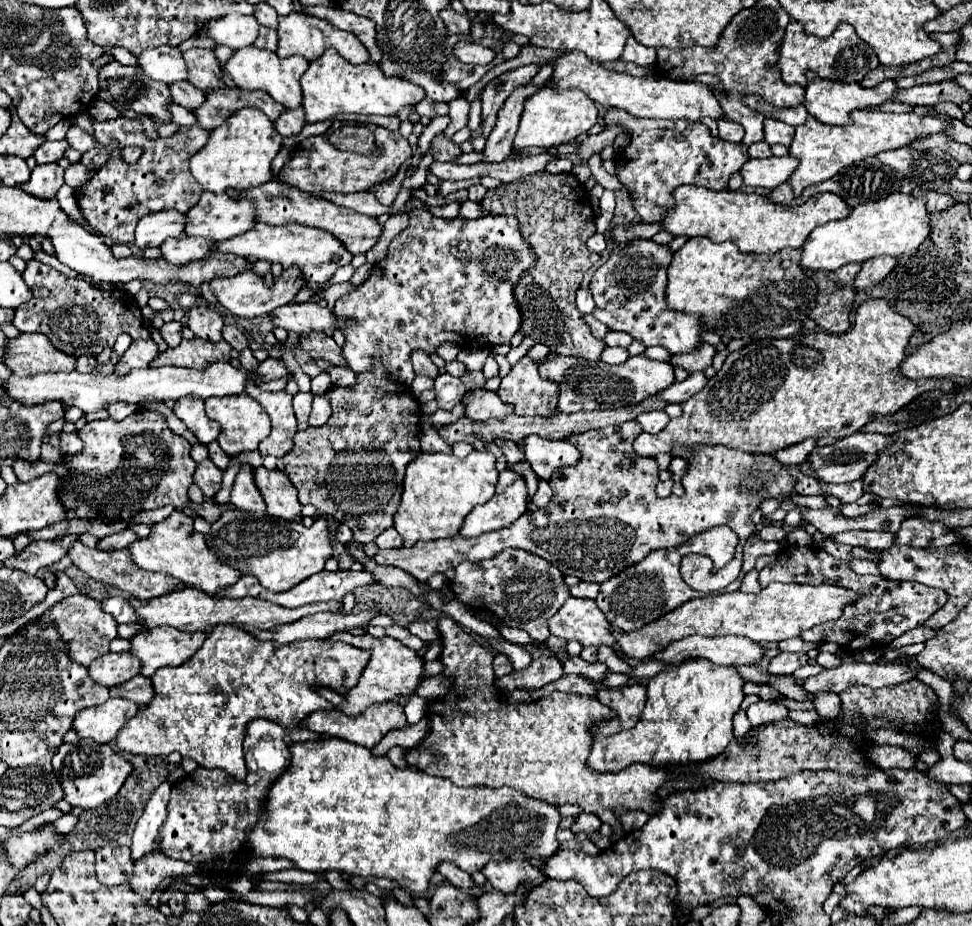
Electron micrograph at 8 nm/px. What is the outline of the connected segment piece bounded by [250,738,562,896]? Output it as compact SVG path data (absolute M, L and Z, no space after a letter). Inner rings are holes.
M326 738L326 740L318 740L318 742L296 742L290 746L290 766L288 770L272 784L270 792L268 792L268 800L266 800L266 818L250 832L250 852L256 856L280 856L290 860L296 868L300 870L308 870L308 872L326 872L326 870L336 870L336 872L346 872L350 876L386 876L396 880L404 890L412 892L412 894L424 894L430 886L430 878L436 872L440 862L454 862L458 864L464 872L472 874L476 870L482 870L486 862L490 860L510 860L514 858L514 852L520 854L524 860L546 860L550 856L554 856L558 852L560 842L556 840L556 832L560 826L560 812L556 806L544 802L544 800L536 800L526 796L520 790L514 788L460 788L454 786L450 780L446 778L438 778L438 776L428 776L424 772L418 770L410 770L410 768L396 768L388 756L374 756L368 748L358 746L358 744L350 744L346 740L338 740L338 738Z

